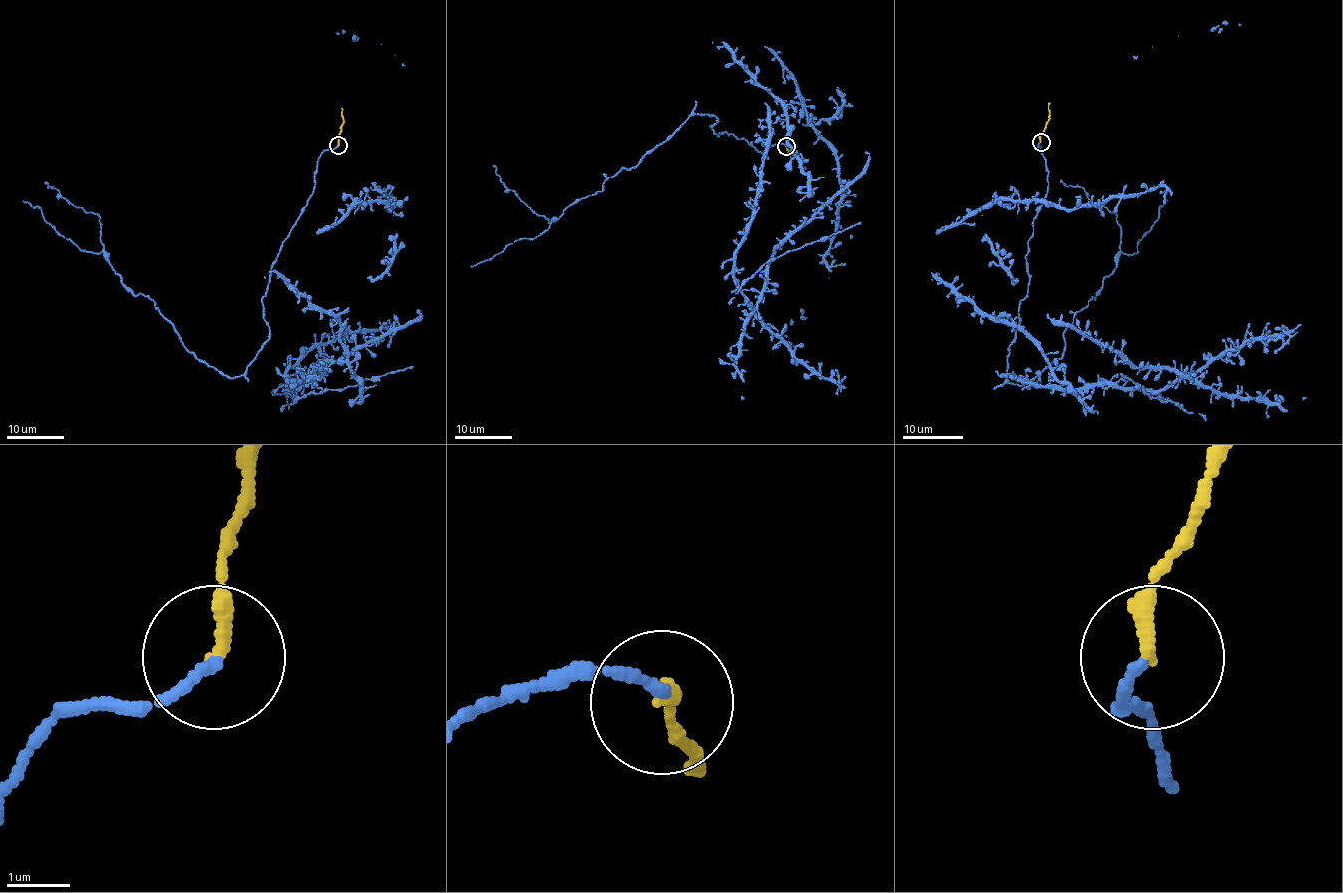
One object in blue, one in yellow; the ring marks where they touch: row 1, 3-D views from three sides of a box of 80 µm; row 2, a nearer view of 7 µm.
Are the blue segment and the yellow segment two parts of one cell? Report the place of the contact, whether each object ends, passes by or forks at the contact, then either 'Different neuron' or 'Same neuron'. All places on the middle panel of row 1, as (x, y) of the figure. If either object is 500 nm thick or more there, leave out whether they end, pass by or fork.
Place: (786, 146). At the ring blue ends. At the ring yellow ends. Same neuron

